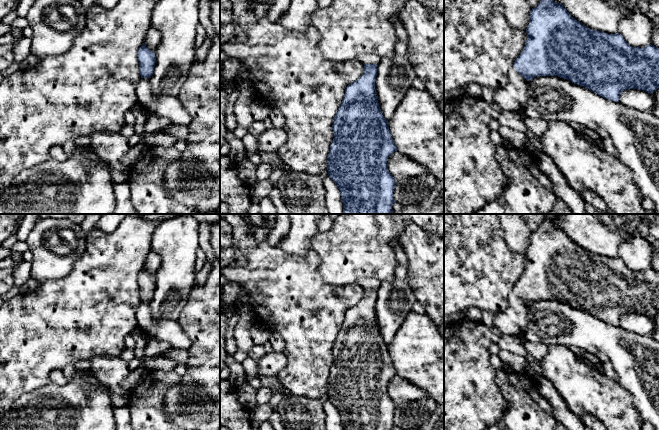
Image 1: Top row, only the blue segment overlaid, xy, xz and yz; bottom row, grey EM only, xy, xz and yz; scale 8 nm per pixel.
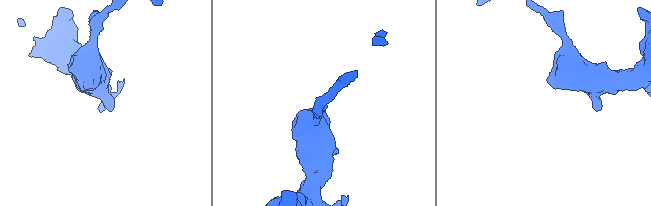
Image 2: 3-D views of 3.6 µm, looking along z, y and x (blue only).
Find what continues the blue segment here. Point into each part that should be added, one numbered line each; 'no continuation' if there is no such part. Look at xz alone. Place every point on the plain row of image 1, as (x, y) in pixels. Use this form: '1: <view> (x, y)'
1: xz (365, 283)

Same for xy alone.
1: xy (170, 331)

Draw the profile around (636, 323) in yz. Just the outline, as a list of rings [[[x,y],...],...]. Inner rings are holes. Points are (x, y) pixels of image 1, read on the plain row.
[[[639,313],[624,314],[620,319],[619,326],[625,331],[643,336],[651,336],[654,328],[651,318]]]

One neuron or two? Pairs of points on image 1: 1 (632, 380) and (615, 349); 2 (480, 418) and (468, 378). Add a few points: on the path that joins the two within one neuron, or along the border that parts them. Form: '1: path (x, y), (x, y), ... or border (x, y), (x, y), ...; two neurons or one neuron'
1: path (626, 372), (625, 359), (623, 357); one neuron
2: path (470, 408), (468, 388); one neuron

